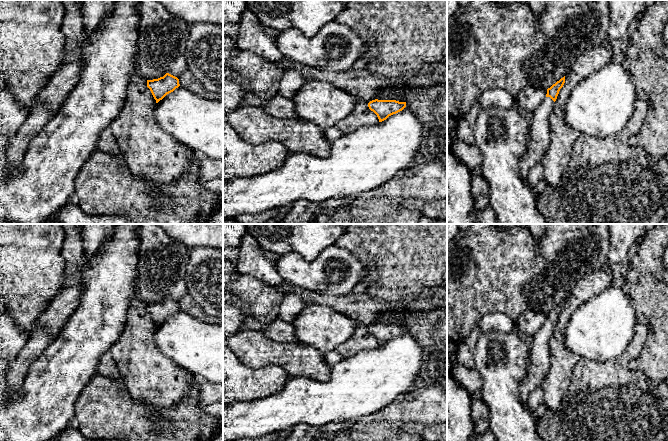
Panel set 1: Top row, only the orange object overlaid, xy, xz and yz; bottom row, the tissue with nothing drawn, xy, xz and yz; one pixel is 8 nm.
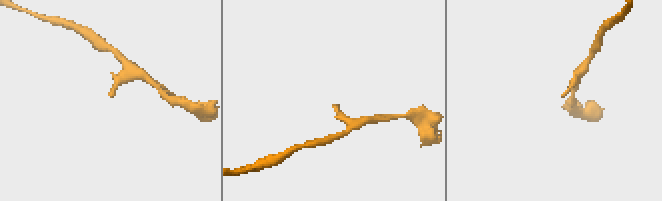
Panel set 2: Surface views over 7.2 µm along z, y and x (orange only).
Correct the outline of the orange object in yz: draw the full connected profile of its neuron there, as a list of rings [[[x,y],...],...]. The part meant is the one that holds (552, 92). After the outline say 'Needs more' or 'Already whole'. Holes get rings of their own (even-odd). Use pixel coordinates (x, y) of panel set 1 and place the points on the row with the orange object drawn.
[[[565,76],[547,89],[546,98],[539,107],[532,112],[532,122],[530,123],[530,135],[526,154],[519,163],[519,174],[523,181],[529,172],[537,168],[543,155],[546,153],[550,142],[549,118],[553,113],[554,102],[557,99],[560,89],[565,83]]]. Needs more

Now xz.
[[[375,99],[368,103],[368,107],[377,115],[379,122],[382,122],[389,116],[402,111],[406,107],[406,102]]]. Already whole

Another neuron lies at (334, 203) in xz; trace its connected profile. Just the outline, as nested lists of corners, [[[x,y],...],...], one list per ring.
[[[336,197],[322,202],[321,209],[338,209],[346,205],[346,197]]]

